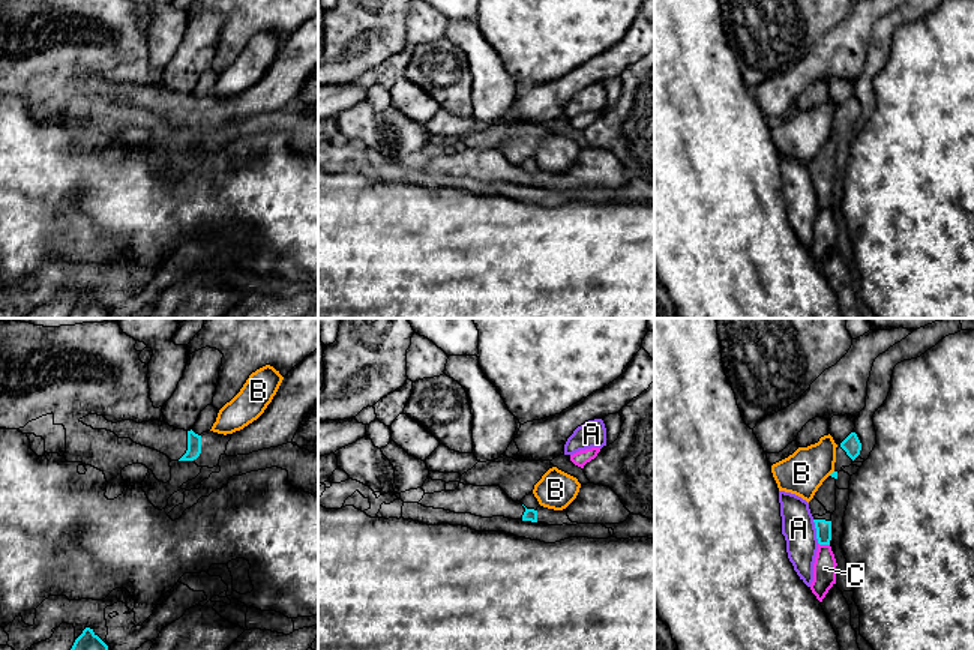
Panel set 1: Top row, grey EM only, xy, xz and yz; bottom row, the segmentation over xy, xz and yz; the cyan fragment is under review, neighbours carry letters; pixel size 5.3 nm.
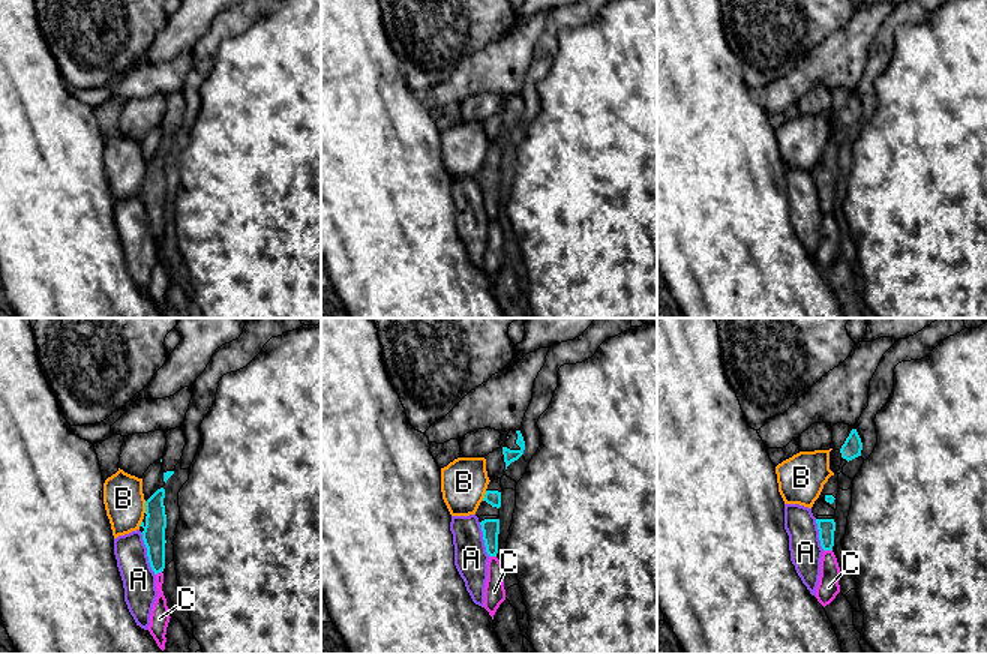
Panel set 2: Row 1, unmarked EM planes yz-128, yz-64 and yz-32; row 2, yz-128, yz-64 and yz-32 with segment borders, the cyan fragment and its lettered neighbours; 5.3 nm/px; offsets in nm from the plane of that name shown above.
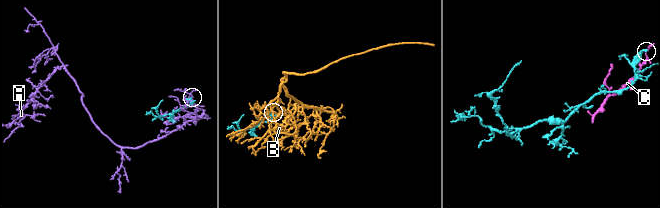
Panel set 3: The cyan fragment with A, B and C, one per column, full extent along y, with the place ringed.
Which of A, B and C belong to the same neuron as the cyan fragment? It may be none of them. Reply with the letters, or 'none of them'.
none of them

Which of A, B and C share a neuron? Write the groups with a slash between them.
A / B / C

